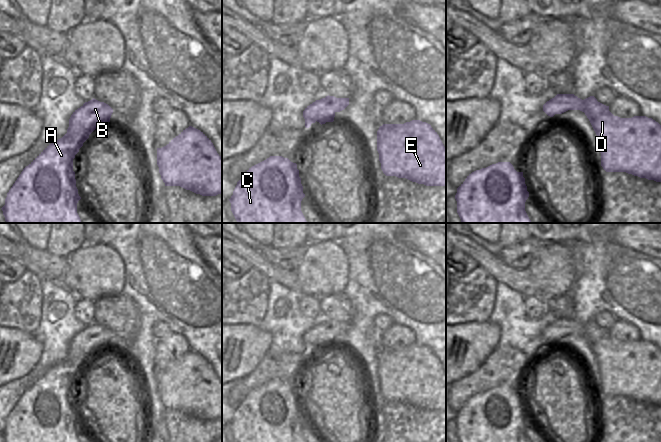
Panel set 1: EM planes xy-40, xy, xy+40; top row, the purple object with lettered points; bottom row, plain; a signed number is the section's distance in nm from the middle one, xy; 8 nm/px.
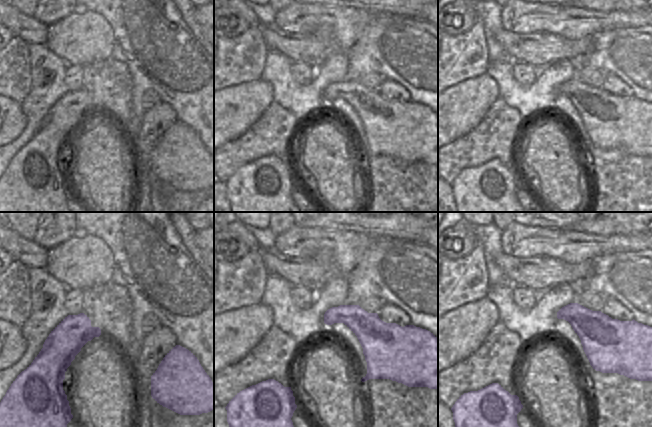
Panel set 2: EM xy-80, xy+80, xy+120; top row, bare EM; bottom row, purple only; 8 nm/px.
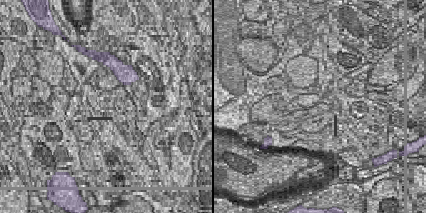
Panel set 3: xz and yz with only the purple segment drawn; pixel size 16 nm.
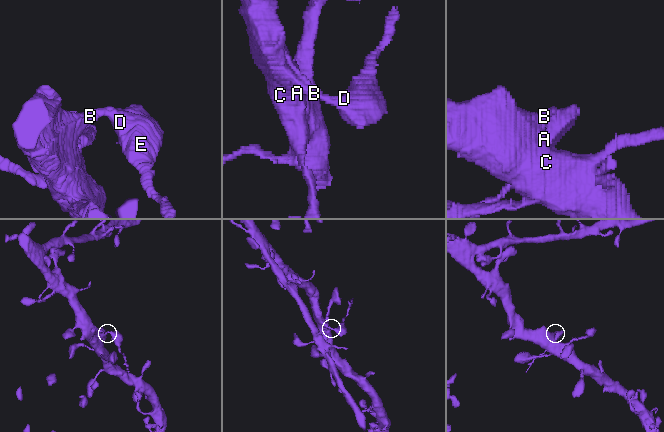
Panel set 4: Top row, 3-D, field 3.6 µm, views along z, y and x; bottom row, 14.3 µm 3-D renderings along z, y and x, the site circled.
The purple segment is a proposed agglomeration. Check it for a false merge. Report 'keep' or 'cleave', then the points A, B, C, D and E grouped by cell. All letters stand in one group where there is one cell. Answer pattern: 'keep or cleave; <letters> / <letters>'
cleave; A B C / D E

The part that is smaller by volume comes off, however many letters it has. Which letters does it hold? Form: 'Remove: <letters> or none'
Remove: D, E.

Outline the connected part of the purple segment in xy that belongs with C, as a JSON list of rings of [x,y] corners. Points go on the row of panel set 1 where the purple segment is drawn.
[[[270,156],[247,170],[229,201],[237,223],[307,223],[301,211],[304,197],[297,164],[282,156]]]

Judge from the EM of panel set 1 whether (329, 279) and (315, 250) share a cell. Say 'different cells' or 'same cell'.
same cell

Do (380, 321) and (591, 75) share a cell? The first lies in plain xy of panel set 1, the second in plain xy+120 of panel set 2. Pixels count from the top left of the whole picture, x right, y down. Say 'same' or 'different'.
same

